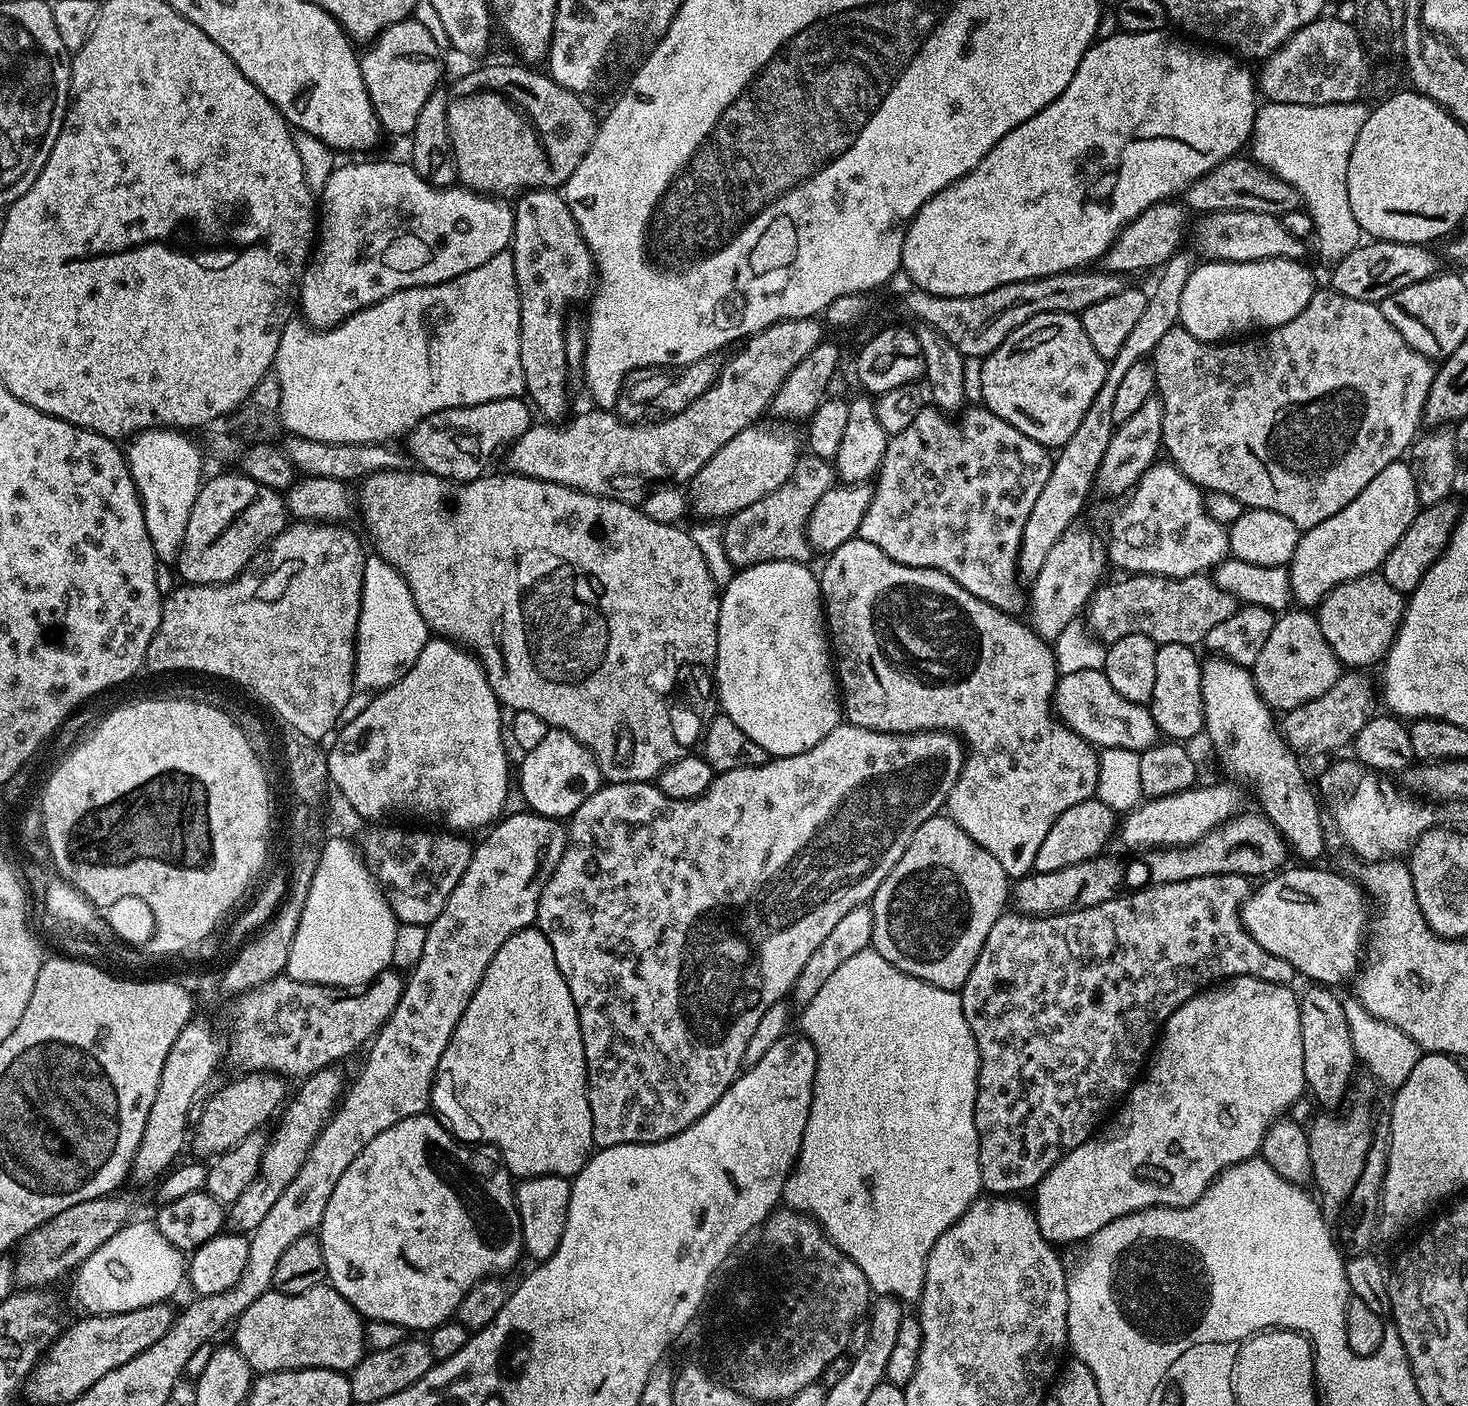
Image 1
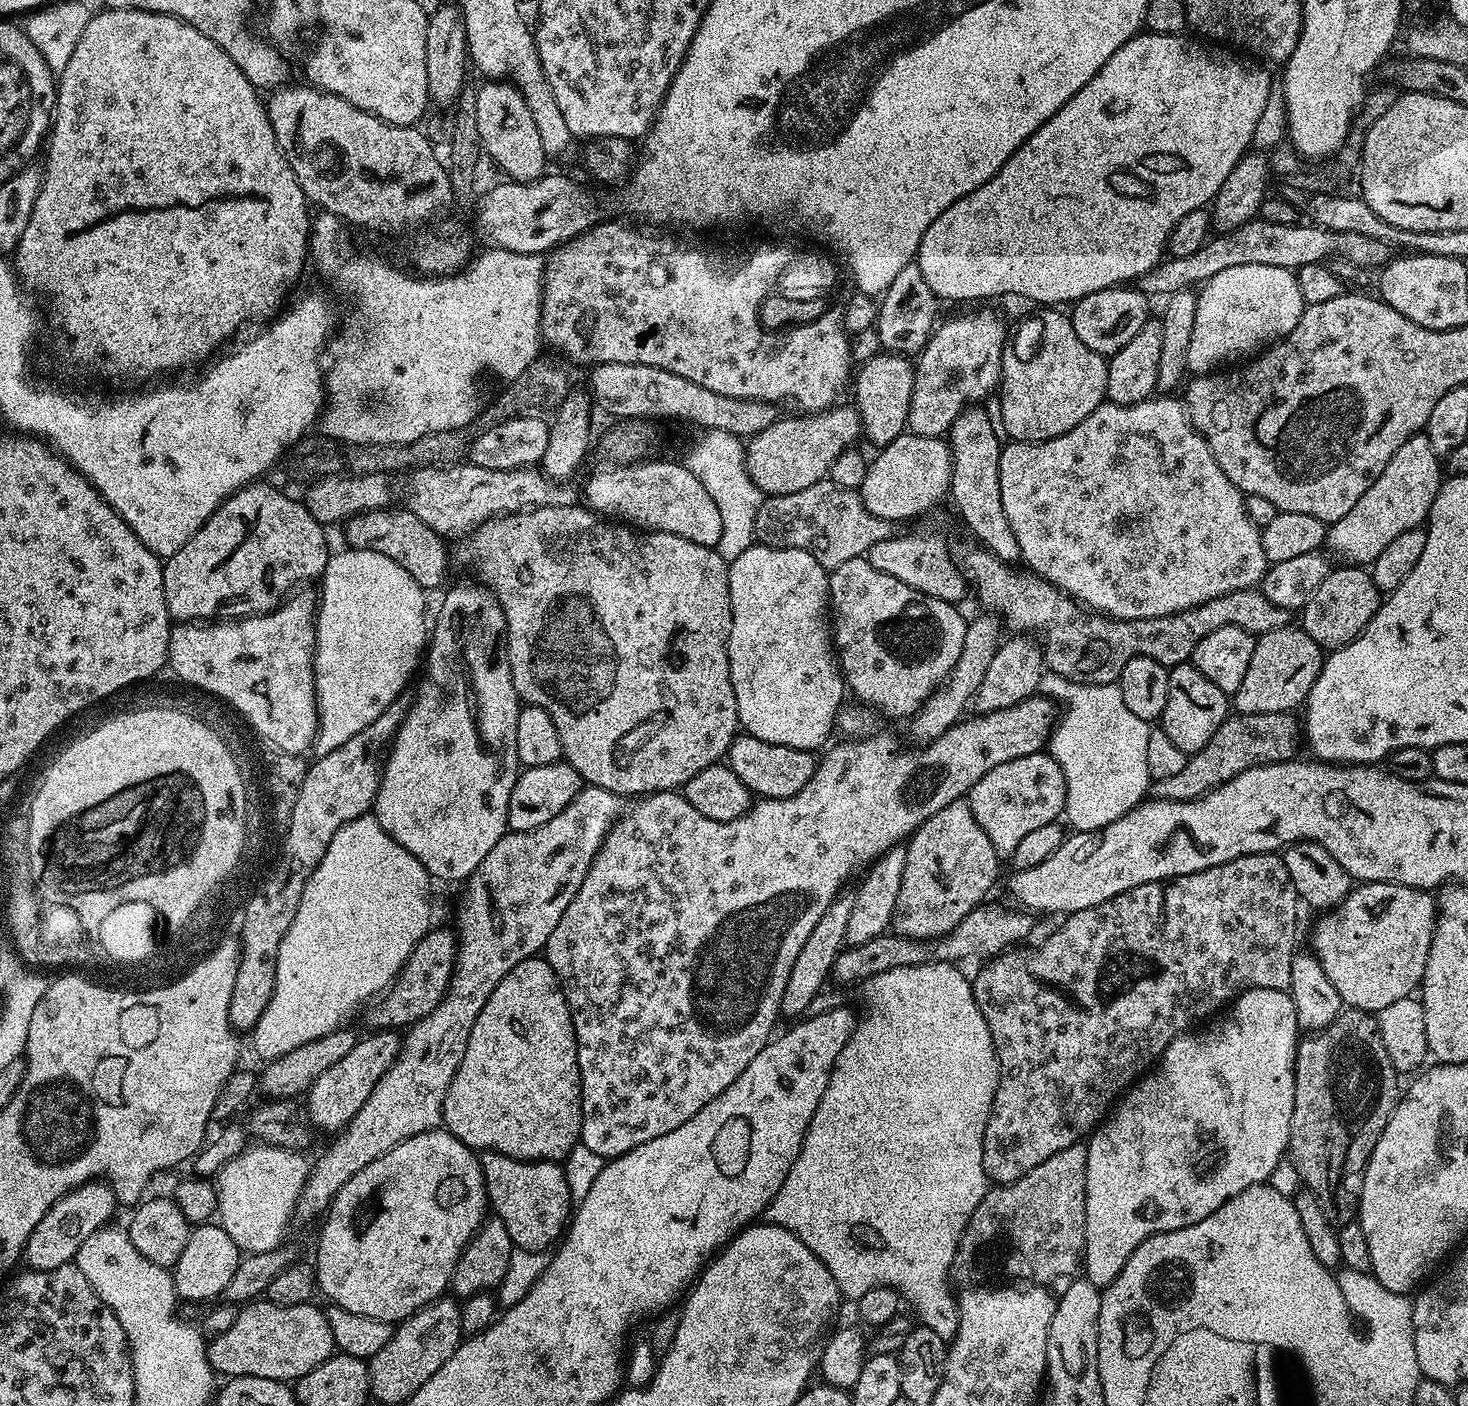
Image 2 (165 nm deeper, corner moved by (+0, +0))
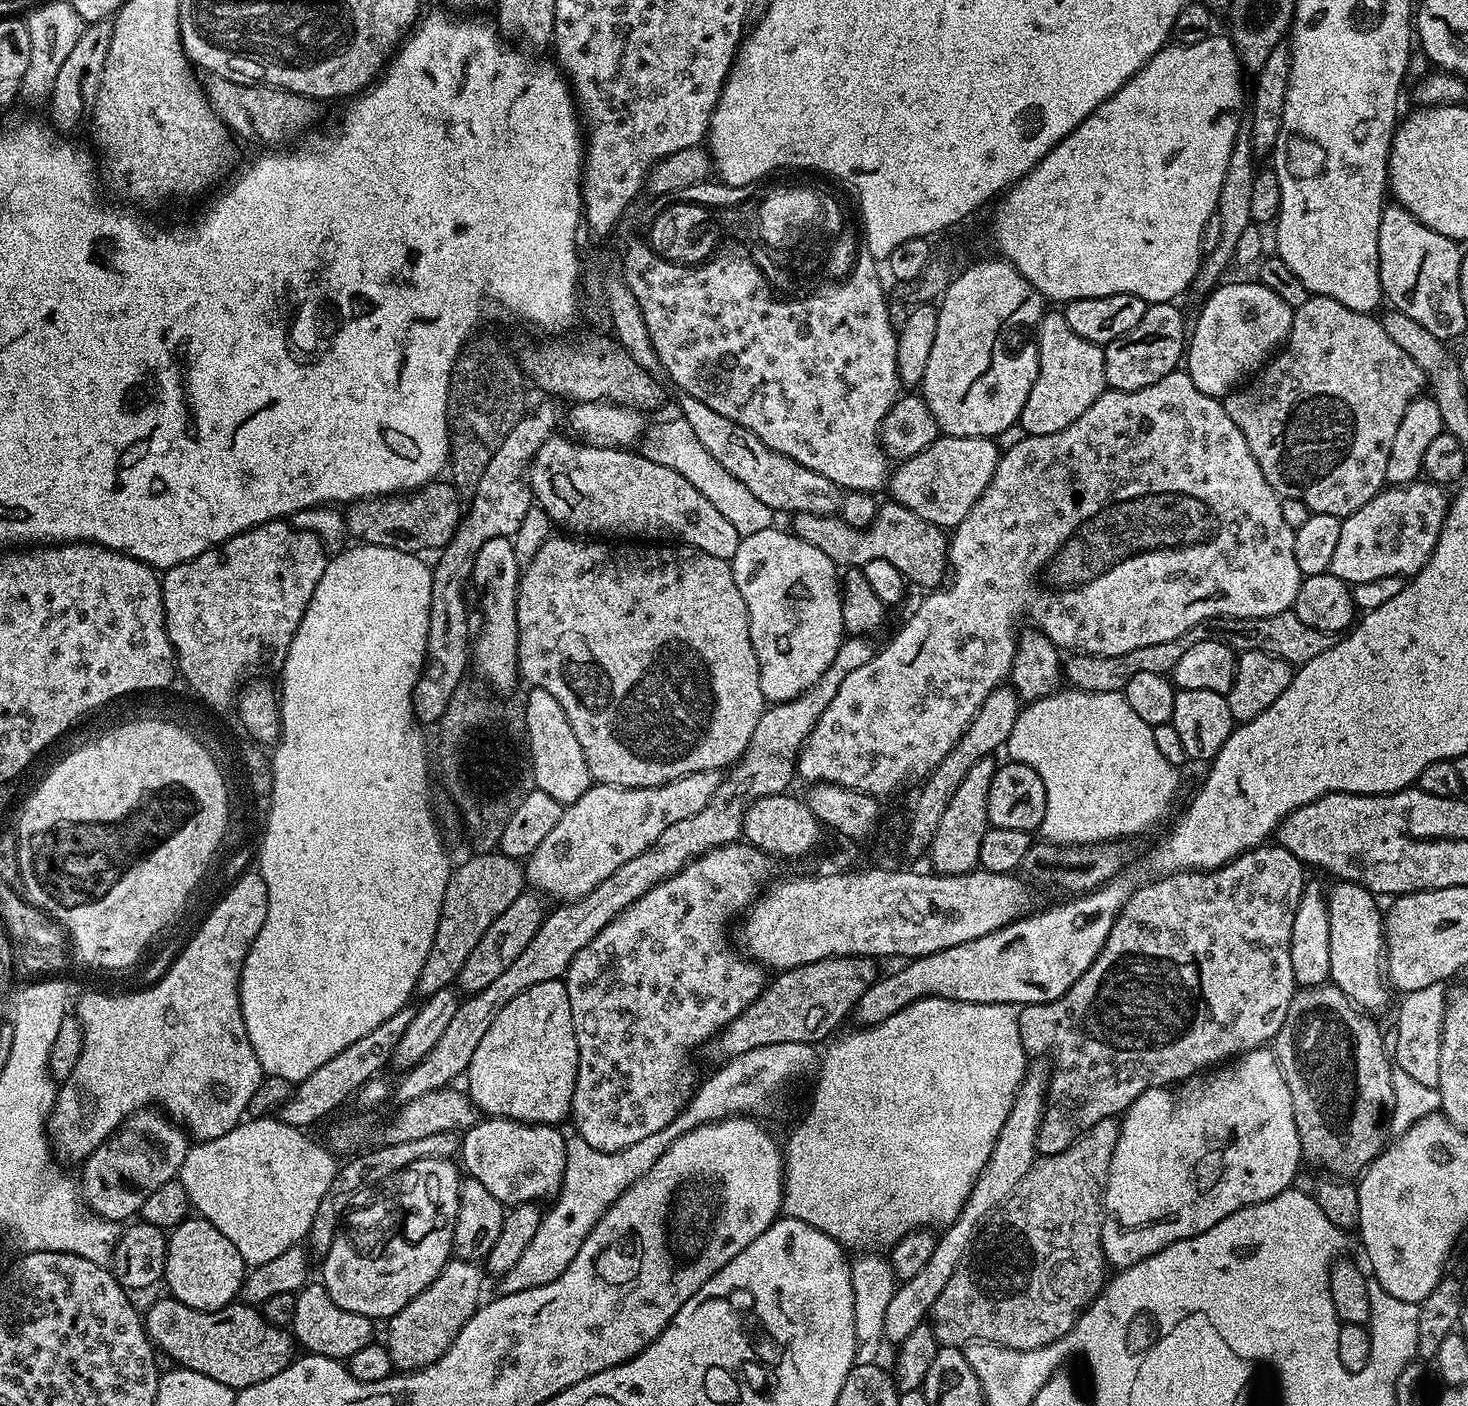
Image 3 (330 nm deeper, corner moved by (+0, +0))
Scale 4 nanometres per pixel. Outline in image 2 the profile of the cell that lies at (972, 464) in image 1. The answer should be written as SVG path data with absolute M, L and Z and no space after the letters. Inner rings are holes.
M924 532L921 536L893 534L887 540L870 546L866 558L878 570L882 570L882 574L890 574L898 578L898 582L906 582L906 586L927 596L942 598L951 604L960 602L964 596L966 581L963 572L952 559L950 544L932 532Z

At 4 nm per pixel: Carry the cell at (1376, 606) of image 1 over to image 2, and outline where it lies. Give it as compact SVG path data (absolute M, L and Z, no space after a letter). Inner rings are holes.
M1364 566L1333 567L1328 576L1314 590L1310 602L1302 610L1302 627L1322 650L1335 650L1346 646L1363 632L1364 627L1374 618L1382 603L1382 593L1372 580L1372 573Z

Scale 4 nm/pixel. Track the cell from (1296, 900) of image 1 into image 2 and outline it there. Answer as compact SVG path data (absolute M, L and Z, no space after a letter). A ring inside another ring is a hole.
M1357 883L1352 891L1348 893L1343 904L1325 911L1324 916L1312 928L1312 945L1311 951L1322 962L1322 970L1326 970L1326 978L1334 985L1334 990L1338 990L1341 1005L1349 1008L1357 1008L1363 1012L1379 1014L1386 1010L1386 1006L1391 1006L1393 1002L1398 1002L1398 998L1406 998L1413 995L1420 987L1420 981L1424 979L1426 970L1426 958L1430 954L1430 942L1432 936L1436 933L1436 896L1431 891L1423 888L1407 888L1401 884L1365 884Z

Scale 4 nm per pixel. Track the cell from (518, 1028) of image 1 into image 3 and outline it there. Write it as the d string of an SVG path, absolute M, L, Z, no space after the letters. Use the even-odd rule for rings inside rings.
M563 979L551 980L550 982L538 982L538 986L530 986L530 990L522 990L518 998L510 998L502 1010L498 1010L498 1018L490 1022L490 1030L486 1030L482 1042L478 1042L478 1050L474 1050L474 1058L470 1058L470 1066L466 1073L466 1091L476 1107L488 1118L503 1118L505 1120L519 1120L522 1124L550 1124L553 1126L563 1125L563 1120L569 1119L572 1110L572 1099L576 1089L576 1075L578 1074L578 1038L574 1034L574 1018L570 1014L570 998L566 994L566 986Z

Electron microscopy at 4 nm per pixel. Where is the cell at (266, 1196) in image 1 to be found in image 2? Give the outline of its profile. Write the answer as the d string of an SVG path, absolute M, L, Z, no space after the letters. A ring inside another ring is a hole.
M381 1029L368 1035L370 1036L366 1038L361 1037L356 1042L354 1050L350 1050L350 1053L346 1054L341 1061L330 1066L329 1070L326 1070L321 1077L316 1078L305 1093L304 1102L306 1102L306 1106L304 1105L304 1110L309 1123L315 1129L328 1130L330 1134L343 1129L348 1124L350 1118L362 1108L363 1103L370 1096L371 1090L374 1090L374 1086L383 1078L386 1070L390 1068L397 1056L399 1056L402 1038L397 1031Z

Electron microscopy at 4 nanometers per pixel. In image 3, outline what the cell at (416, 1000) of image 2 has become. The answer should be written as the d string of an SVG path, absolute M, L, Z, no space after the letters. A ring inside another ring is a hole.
M521 894L513 904L506 906L506 910L502 910L500 917L488 927L486 934L482 934L482 942L474 946L474 954L470 954L460 971L458 988L461 993L471 994L486 990L486 986L490 986L490 982L494 982L494 978L498 978L502 970L506 970L506 966L510 966L510 962L514 962L514 958L518 958L522 950L526 950L526 946L530 946L530 938L538 934L540 923L544 921L546 907L544 908L545 901L539 895L528 895Z

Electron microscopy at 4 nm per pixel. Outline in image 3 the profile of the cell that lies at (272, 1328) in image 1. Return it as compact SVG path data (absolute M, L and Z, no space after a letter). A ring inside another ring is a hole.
M178 1299L156 1300L143 1313L144 1330L148 1339L161 1353L165 1352L173 1361L173 1365L189 1368L198 1374L206 1374L206 1378L214 1378L214 1382L222 1382L222 1386L230 1386L239 1390L246 1386L254 1386L258 1382L266 1382L266 1378L274 1378L294 1359L294 1340L285 1329L266 1322L263 1315L253 1305L233 1302L222 1310L207 1312L194 1310Z

